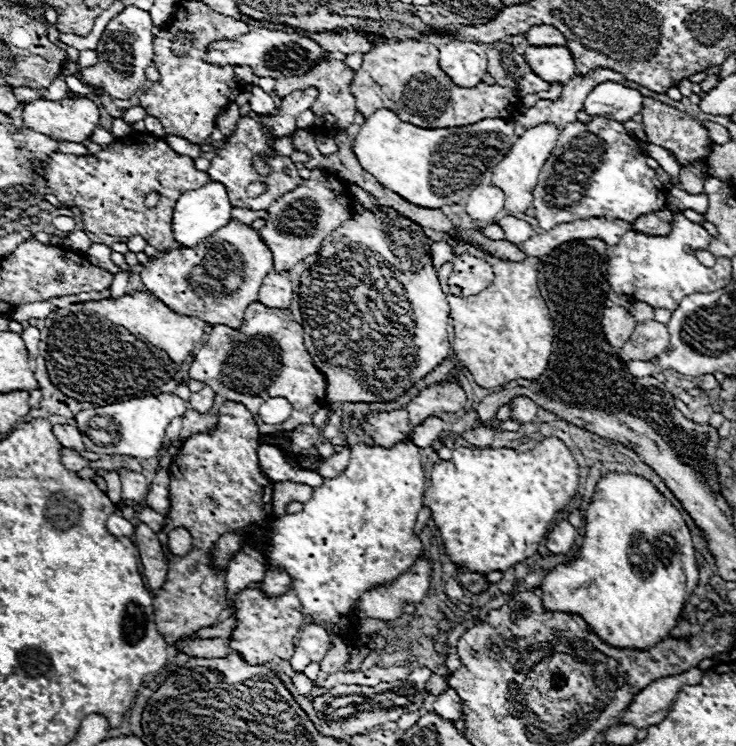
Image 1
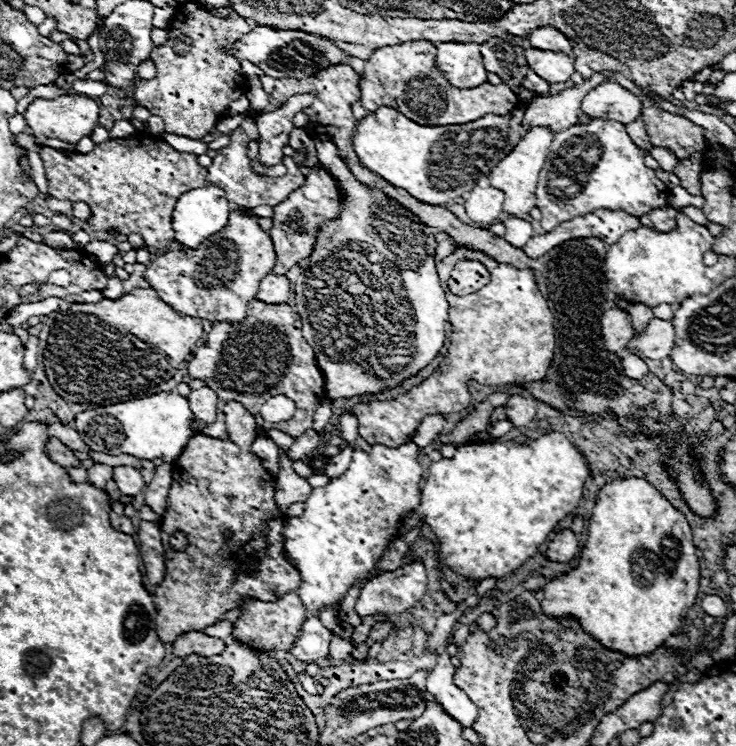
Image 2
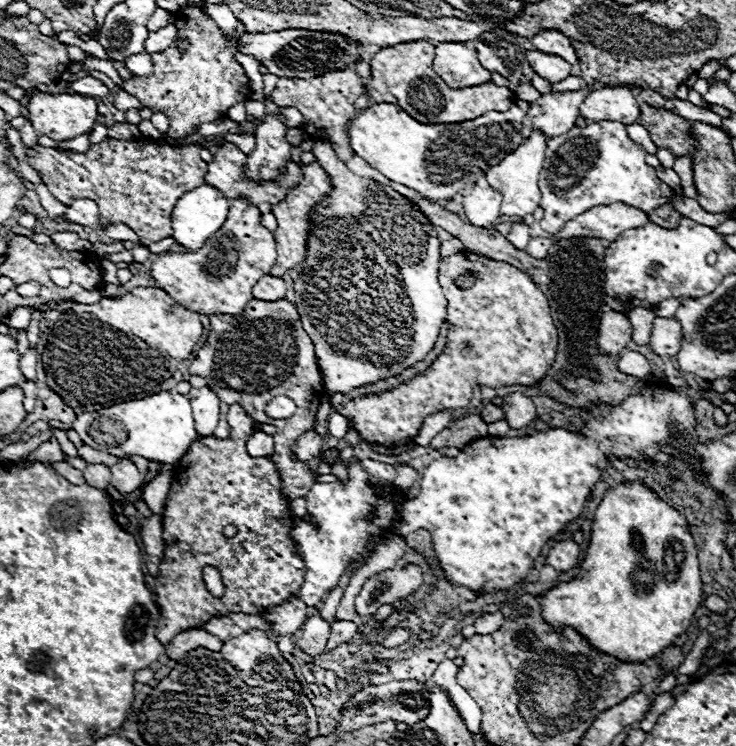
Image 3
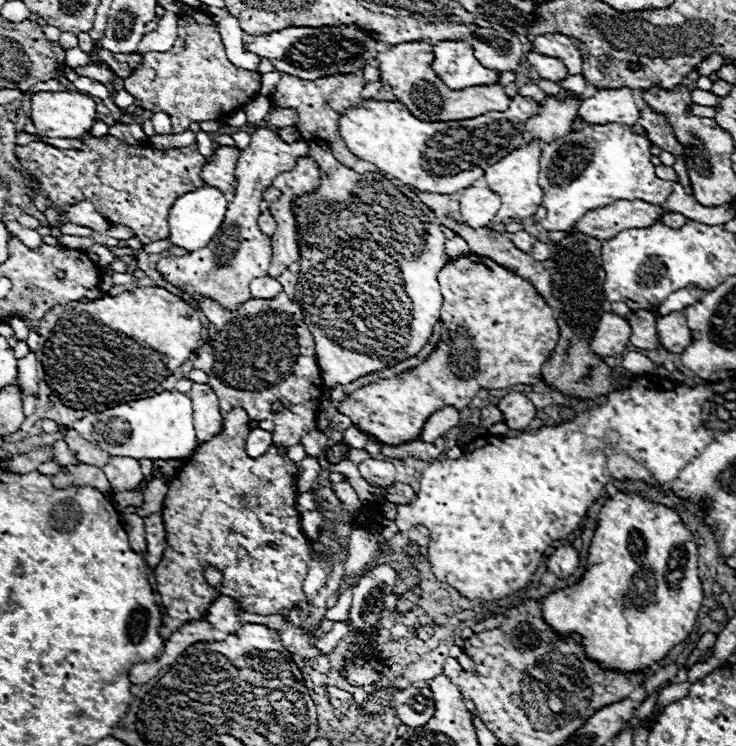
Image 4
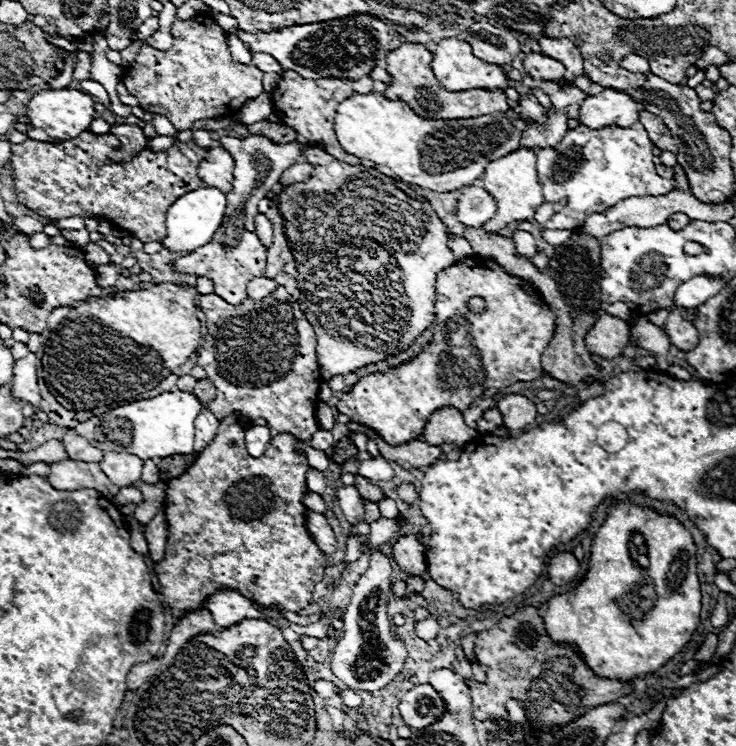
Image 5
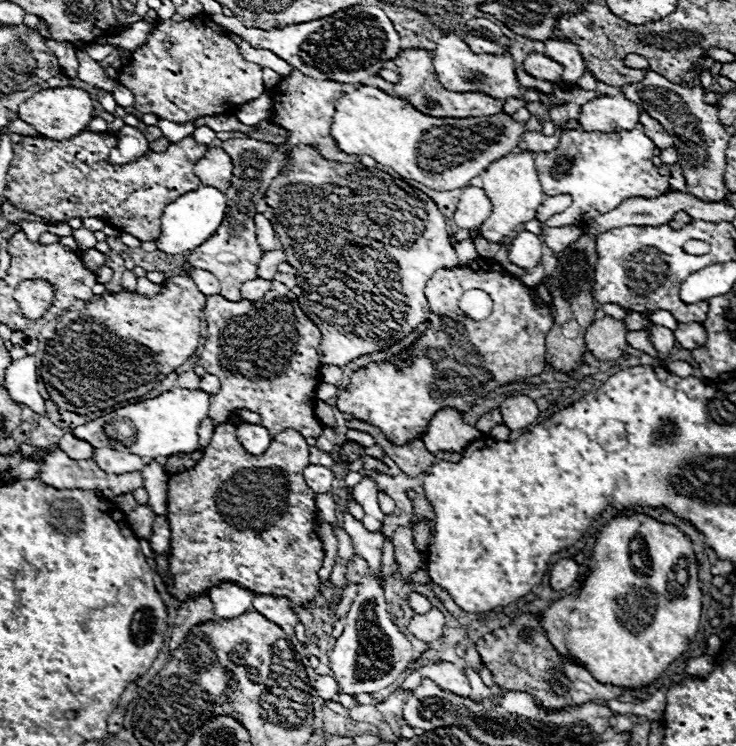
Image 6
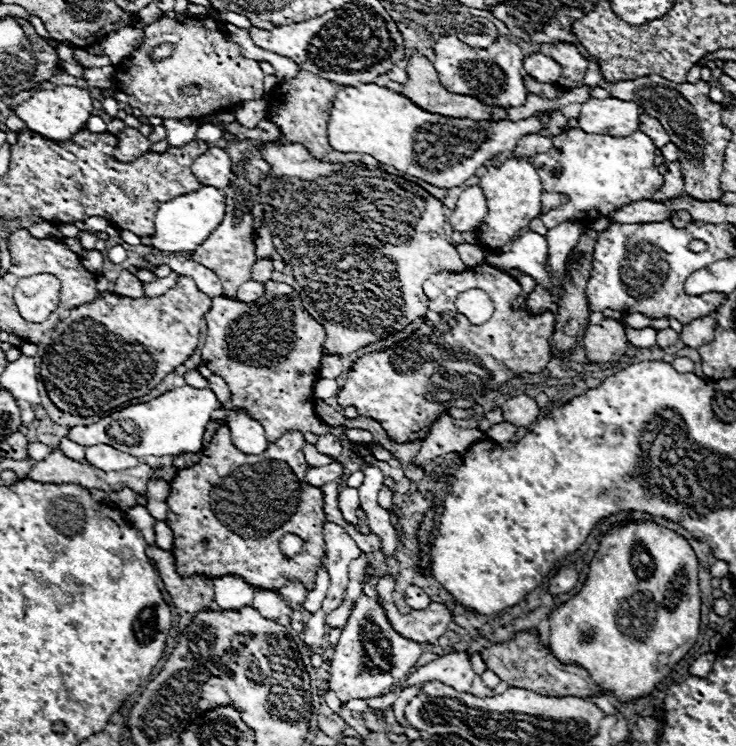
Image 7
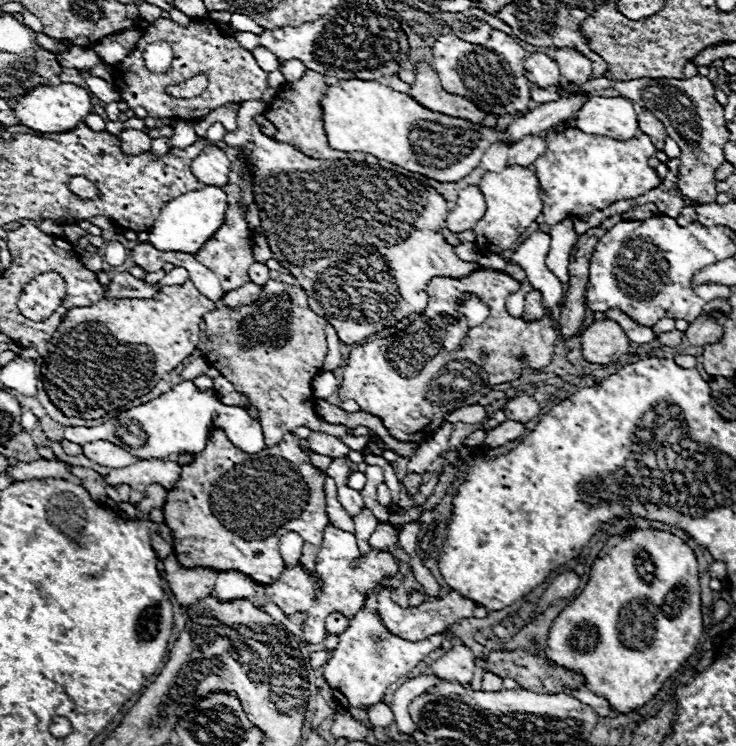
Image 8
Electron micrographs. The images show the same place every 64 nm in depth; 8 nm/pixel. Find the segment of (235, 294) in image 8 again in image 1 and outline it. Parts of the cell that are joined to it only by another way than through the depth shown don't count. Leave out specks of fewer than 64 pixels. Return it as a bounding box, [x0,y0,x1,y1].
[258,272,292,308]

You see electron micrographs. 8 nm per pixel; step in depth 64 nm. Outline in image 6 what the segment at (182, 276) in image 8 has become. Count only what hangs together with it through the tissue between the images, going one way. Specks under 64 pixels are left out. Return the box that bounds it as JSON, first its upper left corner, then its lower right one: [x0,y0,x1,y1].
[138,278,168,296]

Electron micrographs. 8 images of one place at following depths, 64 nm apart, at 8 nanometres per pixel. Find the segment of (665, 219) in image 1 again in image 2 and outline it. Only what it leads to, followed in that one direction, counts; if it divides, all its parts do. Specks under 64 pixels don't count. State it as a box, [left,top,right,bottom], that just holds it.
[640,206,678,232]

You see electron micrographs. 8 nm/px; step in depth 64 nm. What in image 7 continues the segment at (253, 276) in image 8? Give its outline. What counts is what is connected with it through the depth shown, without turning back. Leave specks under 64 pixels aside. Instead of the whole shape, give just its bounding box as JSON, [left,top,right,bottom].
[252,258,272,282]

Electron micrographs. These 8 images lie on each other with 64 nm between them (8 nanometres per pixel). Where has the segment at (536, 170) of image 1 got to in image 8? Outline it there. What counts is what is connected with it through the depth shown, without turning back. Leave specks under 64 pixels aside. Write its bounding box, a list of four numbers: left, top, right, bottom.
[474,166,542,254]

